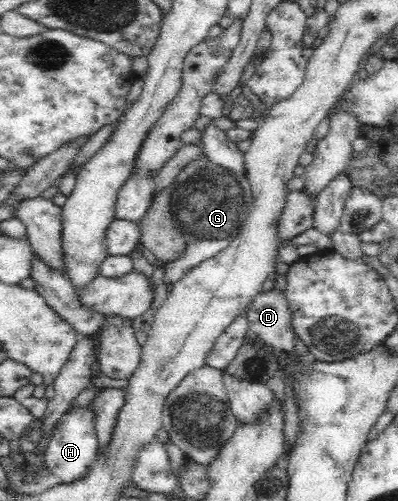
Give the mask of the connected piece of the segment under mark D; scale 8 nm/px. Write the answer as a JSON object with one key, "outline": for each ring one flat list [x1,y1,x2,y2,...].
{"outline":[[275,288,263,290,253,298,245,313,248,319,248,330,256,335,263,344,284,354,293,354,295,351,296,333,292,328,292,315,284,293]]}

